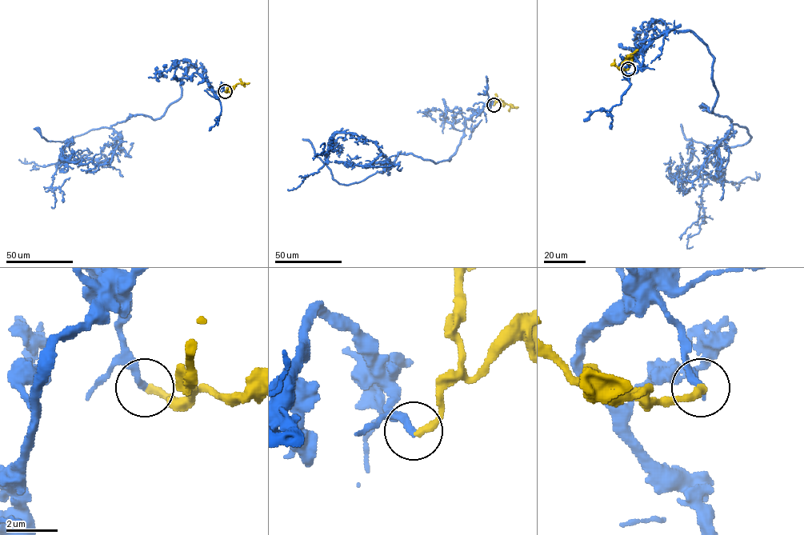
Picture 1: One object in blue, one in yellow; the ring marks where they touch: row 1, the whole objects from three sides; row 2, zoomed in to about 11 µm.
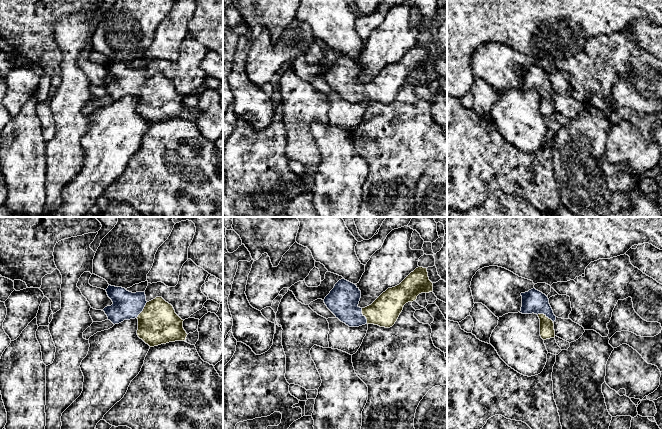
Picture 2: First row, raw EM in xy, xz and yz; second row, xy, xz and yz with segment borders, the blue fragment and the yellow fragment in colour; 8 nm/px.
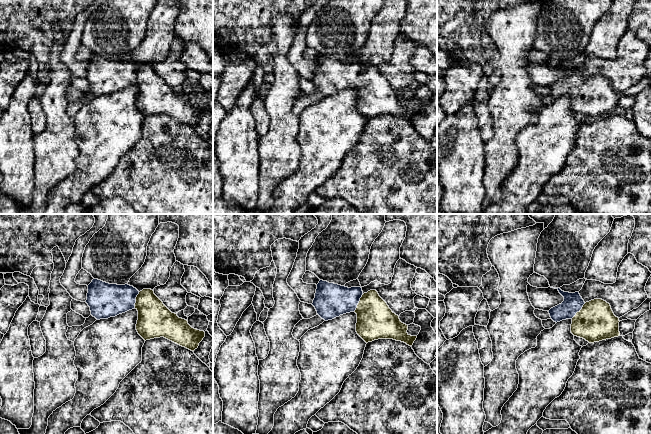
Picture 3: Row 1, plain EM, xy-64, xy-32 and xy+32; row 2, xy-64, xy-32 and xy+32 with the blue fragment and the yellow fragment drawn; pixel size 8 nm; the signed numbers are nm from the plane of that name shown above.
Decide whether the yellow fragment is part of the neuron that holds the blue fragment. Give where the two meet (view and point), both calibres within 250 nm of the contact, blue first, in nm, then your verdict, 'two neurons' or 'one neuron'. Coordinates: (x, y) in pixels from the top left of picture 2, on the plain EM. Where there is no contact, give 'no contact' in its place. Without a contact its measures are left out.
contact xz (364, 92); calibres 240 and 240 nm; one neuron

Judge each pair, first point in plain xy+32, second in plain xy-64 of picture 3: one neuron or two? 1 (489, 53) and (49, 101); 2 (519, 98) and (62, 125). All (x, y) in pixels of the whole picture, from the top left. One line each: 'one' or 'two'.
1: two
2: one

